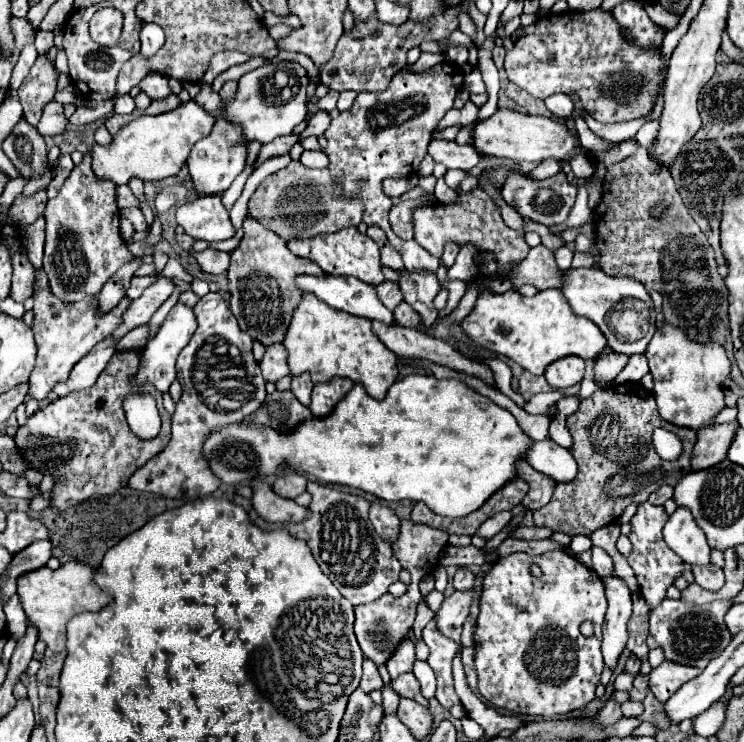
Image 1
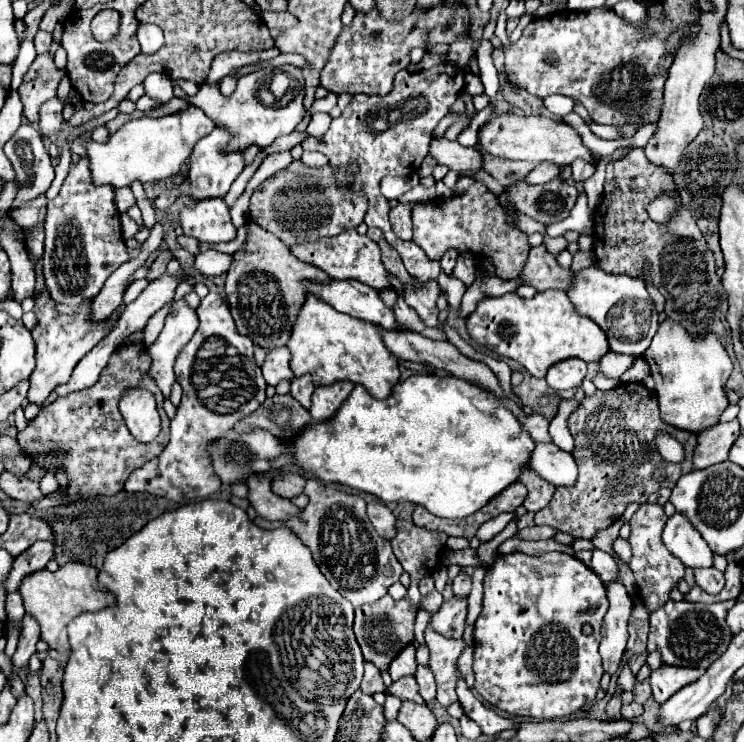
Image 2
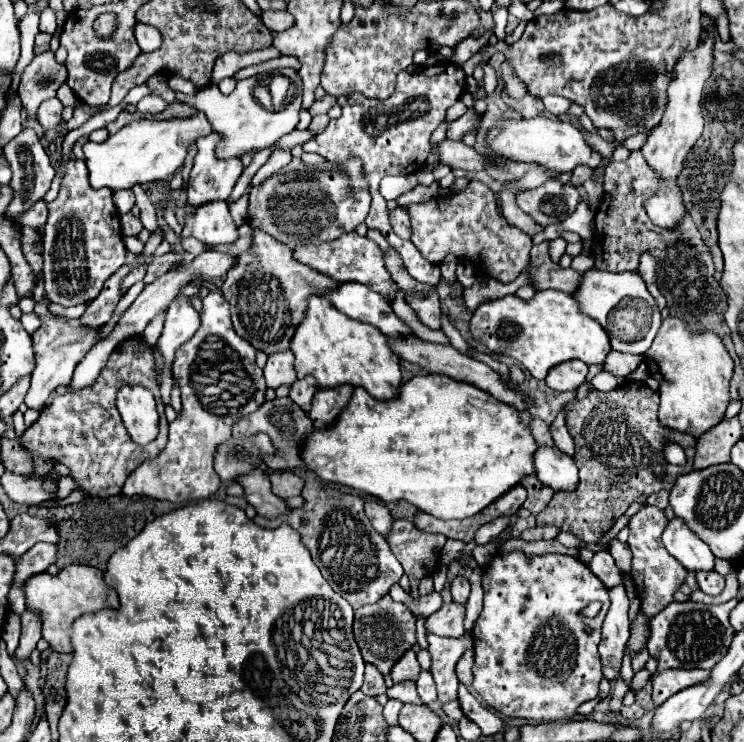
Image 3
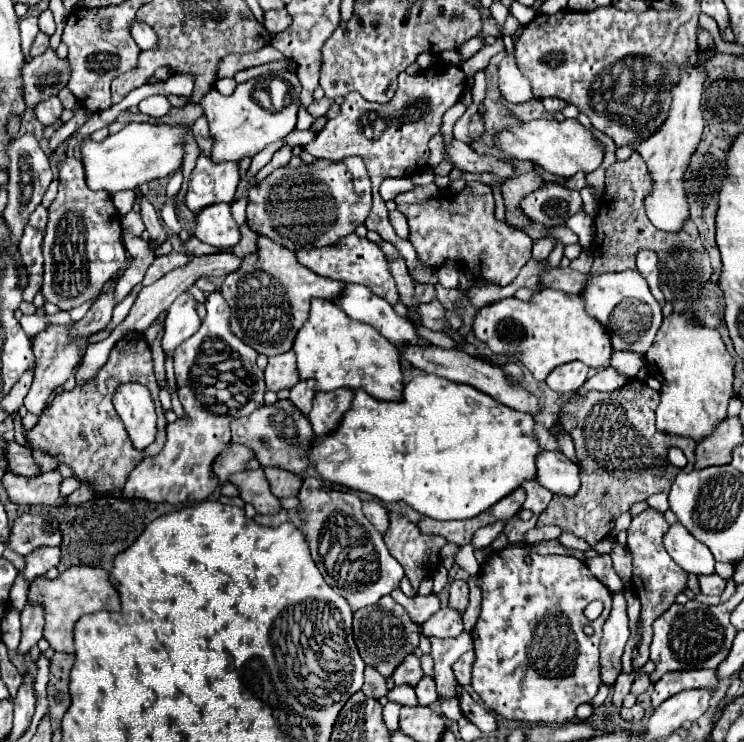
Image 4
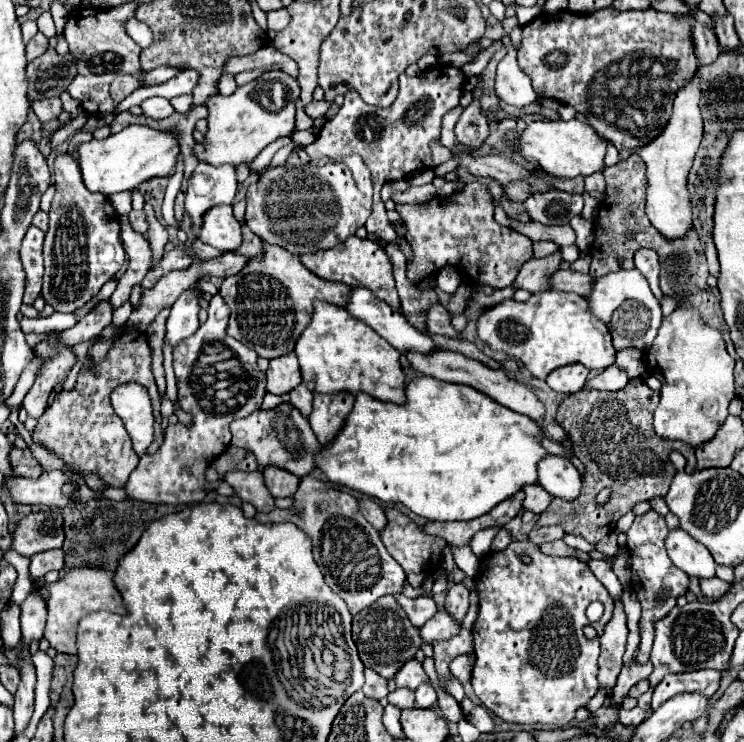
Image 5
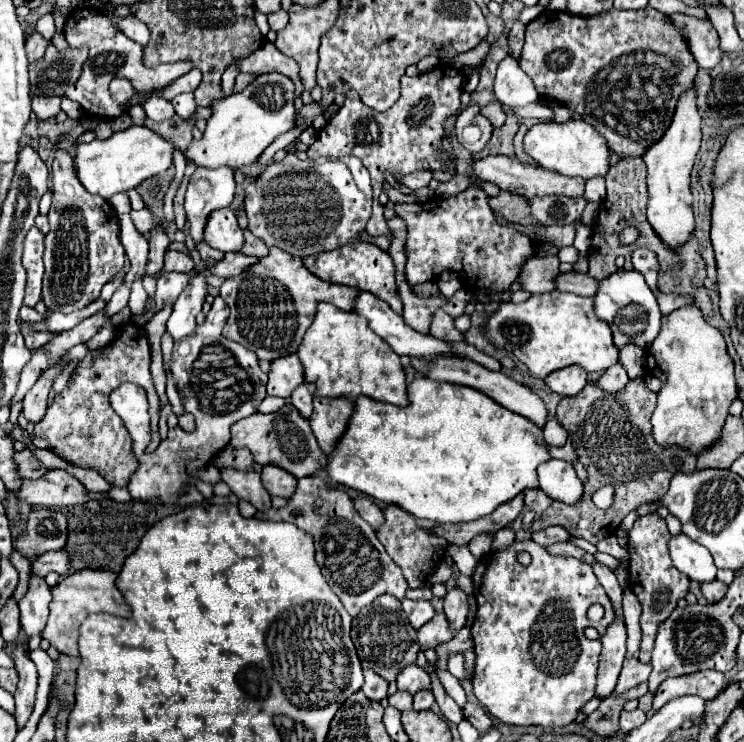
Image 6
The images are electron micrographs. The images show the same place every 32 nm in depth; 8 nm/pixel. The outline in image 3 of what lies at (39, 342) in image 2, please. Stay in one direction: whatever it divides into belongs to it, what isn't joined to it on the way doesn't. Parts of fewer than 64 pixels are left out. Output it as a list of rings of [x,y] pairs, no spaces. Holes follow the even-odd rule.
[[[44,296],[36,302],[34,312],[42,320],[42,326],[32,334],[34,352],[36,352],[36,368],[32,372],[32,384],[26,394],[26,406],[42,410],[50,392],[58,386],[66,386],[72,378],[76,364],[86,356],[86,352],[100,340],[102,328],[88,328],[82,324],[80,318],[60,318],[48,310],[50,300]]]

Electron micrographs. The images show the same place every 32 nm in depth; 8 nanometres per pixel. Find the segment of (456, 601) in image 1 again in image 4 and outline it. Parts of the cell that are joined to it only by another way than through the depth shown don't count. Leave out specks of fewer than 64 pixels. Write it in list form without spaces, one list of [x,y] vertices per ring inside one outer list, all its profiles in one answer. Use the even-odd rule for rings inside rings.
[[[444,606],[436,614],[432,614],[422,624],[422,628],[424,628],[424,636],[438,636],[438,638],[460,636],[460,632],[464,632],[460,612],[452,612],[452,608],[448,608],[448,606]]]

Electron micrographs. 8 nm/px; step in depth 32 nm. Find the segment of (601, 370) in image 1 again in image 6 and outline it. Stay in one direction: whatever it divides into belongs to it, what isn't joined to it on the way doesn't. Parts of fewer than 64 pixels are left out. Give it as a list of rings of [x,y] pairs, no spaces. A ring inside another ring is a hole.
[[[628,344],[626,348],[620,350],[618,356],[618,364],[622,364],[628,372],[628,378],[636,378],[636,376],[644,376],[646,368],[644,368],[644,360],[646,360],[646,350]]]

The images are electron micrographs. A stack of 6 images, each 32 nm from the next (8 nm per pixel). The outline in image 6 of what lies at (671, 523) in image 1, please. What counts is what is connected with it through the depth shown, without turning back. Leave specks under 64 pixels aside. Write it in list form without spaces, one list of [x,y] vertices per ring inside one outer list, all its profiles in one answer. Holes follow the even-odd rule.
[[[684,532],[670,538],[668,550],[674,566],[680,572],[684,572],[690,580],[696,580],[702,584],[716,578],[716,566],[710,552],[704,546],[696,544],[694,540],[688,540]]]

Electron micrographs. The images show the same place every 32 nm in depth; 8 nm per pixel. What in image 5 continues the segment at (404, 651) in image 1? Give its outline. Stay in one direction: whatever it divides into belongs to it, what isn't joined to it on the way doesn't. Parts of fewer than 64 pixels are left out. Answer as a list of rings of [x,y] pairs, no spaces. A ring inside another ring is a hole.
[[[414,658],[414,660],[408,660],[408,664],[404,664],[404,668],[400,668],[400,672],[396,672],[394,676],[394,682],[396,686],[406,686],[410,690],[416,690],[422,682],[426,682],[428,676],[426,672],[422,670],[422,664]]]

